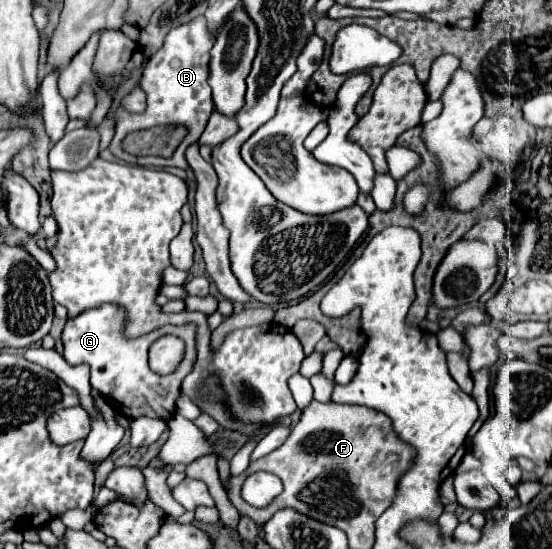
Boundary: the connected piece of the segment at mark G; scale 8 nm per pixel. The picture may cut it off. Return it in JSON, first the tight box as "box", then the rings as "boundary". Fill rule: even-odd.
{"box":[63,304,197,420],"boundary":[[[105,304],[95,310],[87,310],[81,316],[67,320],[65,330],[63,330],[65,360],[69,364],[89,364],[91,366],[91,386],[97,388],[103,394],[105,402],[109,402],[117,412],[129,418],[149,416],[149,418],[169,420],[175,412],[175,402],[181,394],[181,382],[193,370],[193,364],[197,360],[195,326],[193,324],[163,326],[161,330],[129,340],[121,334],[123,322],[125,322],[125,314],[121,314],[121,310],[111,304]],[[165,334],[173,334],[185,342],[183,362],[177,366],[177,370],[171,376],[159,376],[147,366],[149,346]]]}

